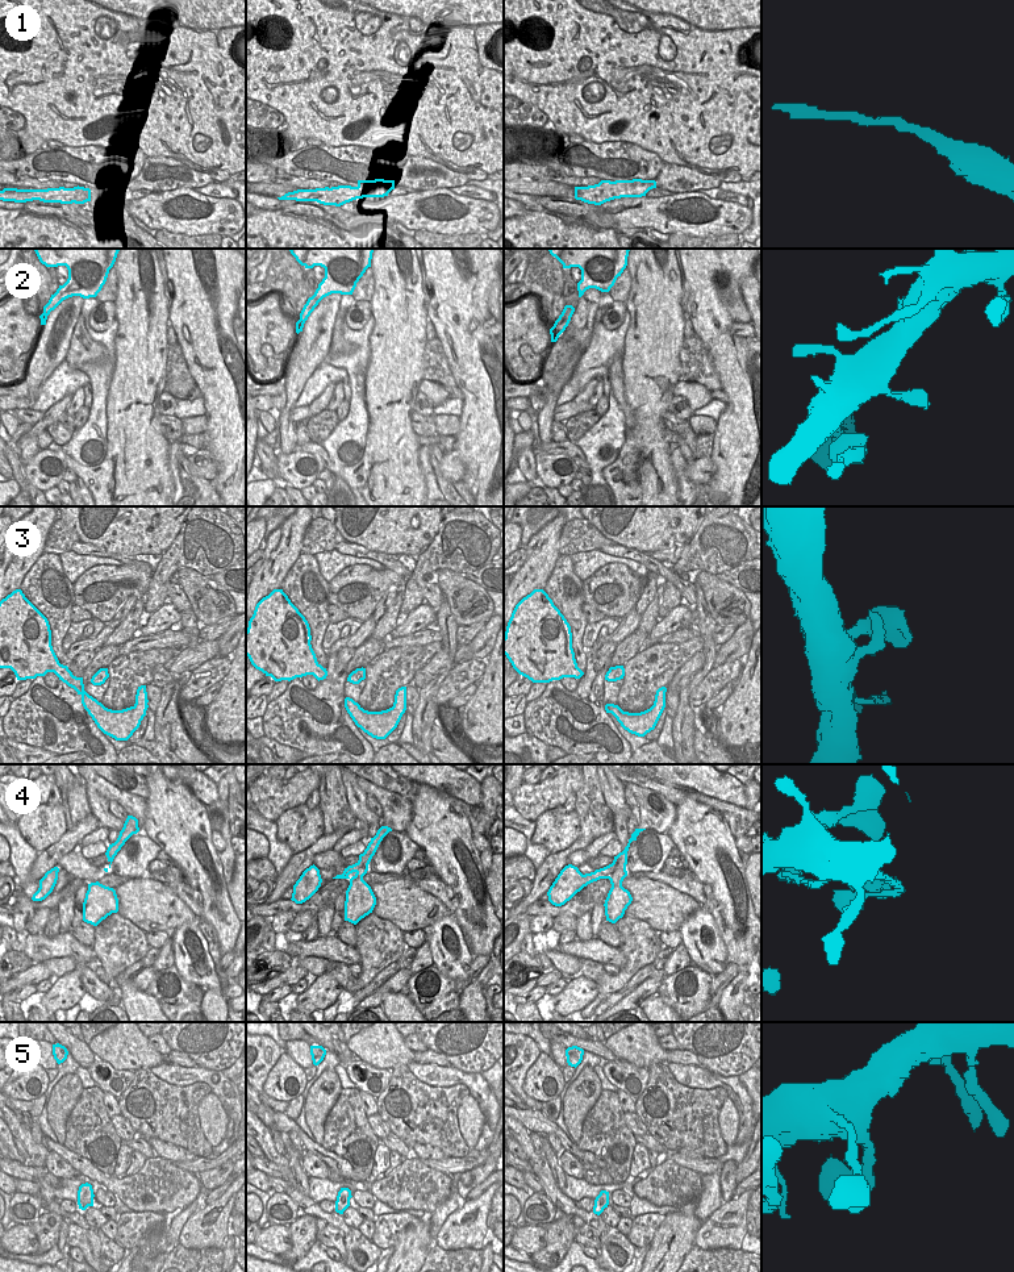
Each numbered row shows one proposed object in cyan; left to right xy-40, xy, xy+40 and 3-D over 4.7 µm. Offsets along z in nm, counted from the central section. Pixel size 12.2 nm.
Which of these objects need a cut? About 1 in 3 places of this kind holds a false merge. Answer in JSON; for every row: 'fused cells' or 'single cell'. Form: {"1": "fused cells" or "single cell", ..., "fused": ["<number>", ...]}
{"1": "single cell", "2": "fused cells", "3": "single cell", "4": "single cell", "5": "single cell", "fused": ["2"]}

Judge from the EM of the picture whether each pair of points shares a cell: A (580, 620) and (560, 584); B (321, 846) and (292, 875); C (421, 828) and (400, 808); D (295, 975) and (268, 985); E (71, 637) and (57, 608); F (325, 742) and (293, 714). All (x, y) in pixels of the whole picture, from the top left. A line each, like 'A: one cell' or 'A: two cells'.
A: one cell
B: one cell
C: two cells
D: one cell
E: two cells
F: one cell

